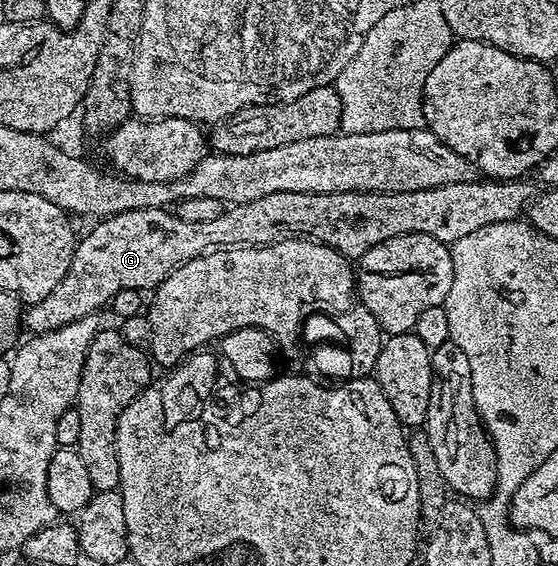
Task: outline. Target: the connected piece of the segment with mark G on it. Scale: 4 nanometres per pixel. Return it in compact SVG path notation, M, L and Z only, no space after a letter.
M468 179L461 183L449 183L445 187L400 193L277 191L273 195L253 199L253 203L228 205L221 215L217 215L217 219L205 219L201 223L182 221L180 217L175 216L174 212L166 208L121 211L112 217L96 220L92 224L95 226L84 237L82 234L78 238L73 259L69 263L69 271L65 271L65 279L61 279L61 283L57 283L57 287L53 287L53 291L45 295L45 299L41 299L41 303L30 306L26 310L25 329L31 335L57 331L57 327L65 327L82 317L98 314L98 309L102 305L104 308L113 299L113 295L117 295L117 291L122 289L154 291L177 267L189 263L189 259L197 259L202 253L210 253L213 249L270 245L280 235L286 235L316 241L321 245L327 245L342 257L358 259L365 255L365 251L369 251L369 247L377 247L377 243L385 239L393 239L397 235L420 233L433 235L433 239L450 243L469 235L469 231L478 231L480 227L489 227L493 223L518 221L537 196L537 189L529 185L529 181L525 179L478 180Z

